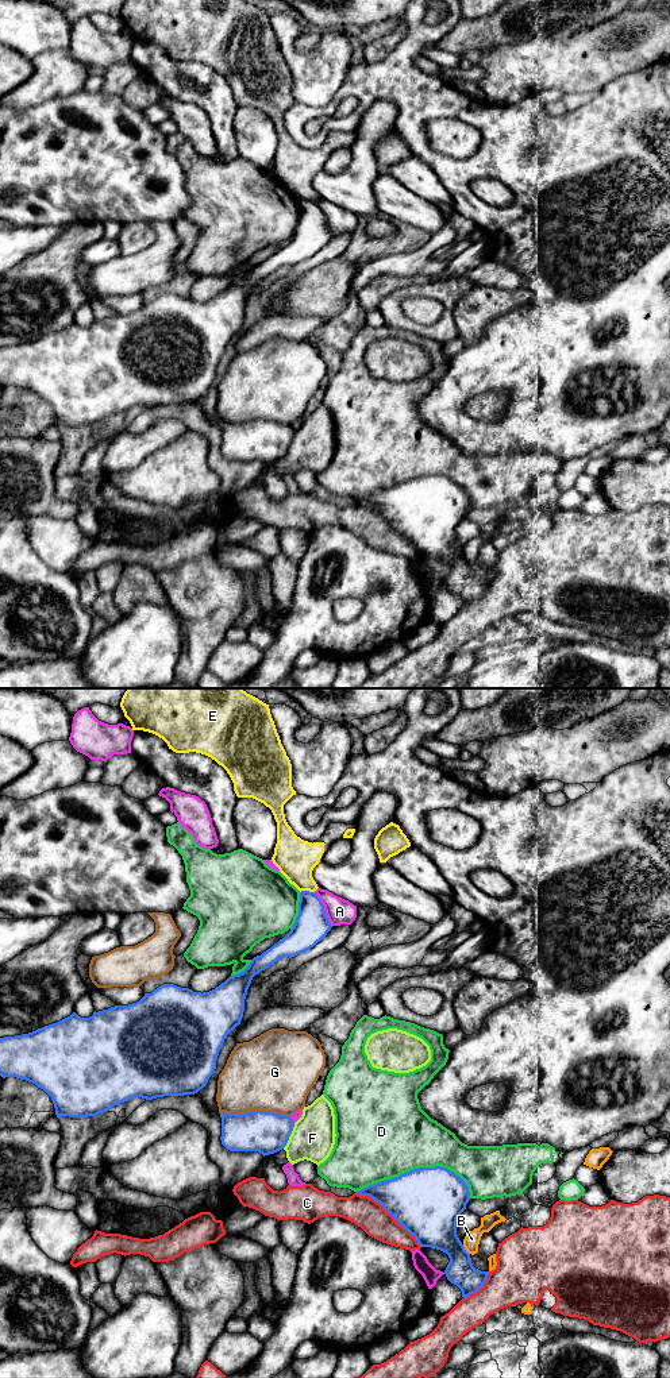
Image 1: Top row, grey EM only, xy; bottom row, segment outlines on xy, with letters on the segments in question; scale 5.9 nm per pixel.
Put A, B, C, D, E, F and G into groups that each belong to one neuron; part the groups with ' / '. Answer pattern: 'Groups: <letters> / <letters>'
Groups: A / B / C / D / E F / G

